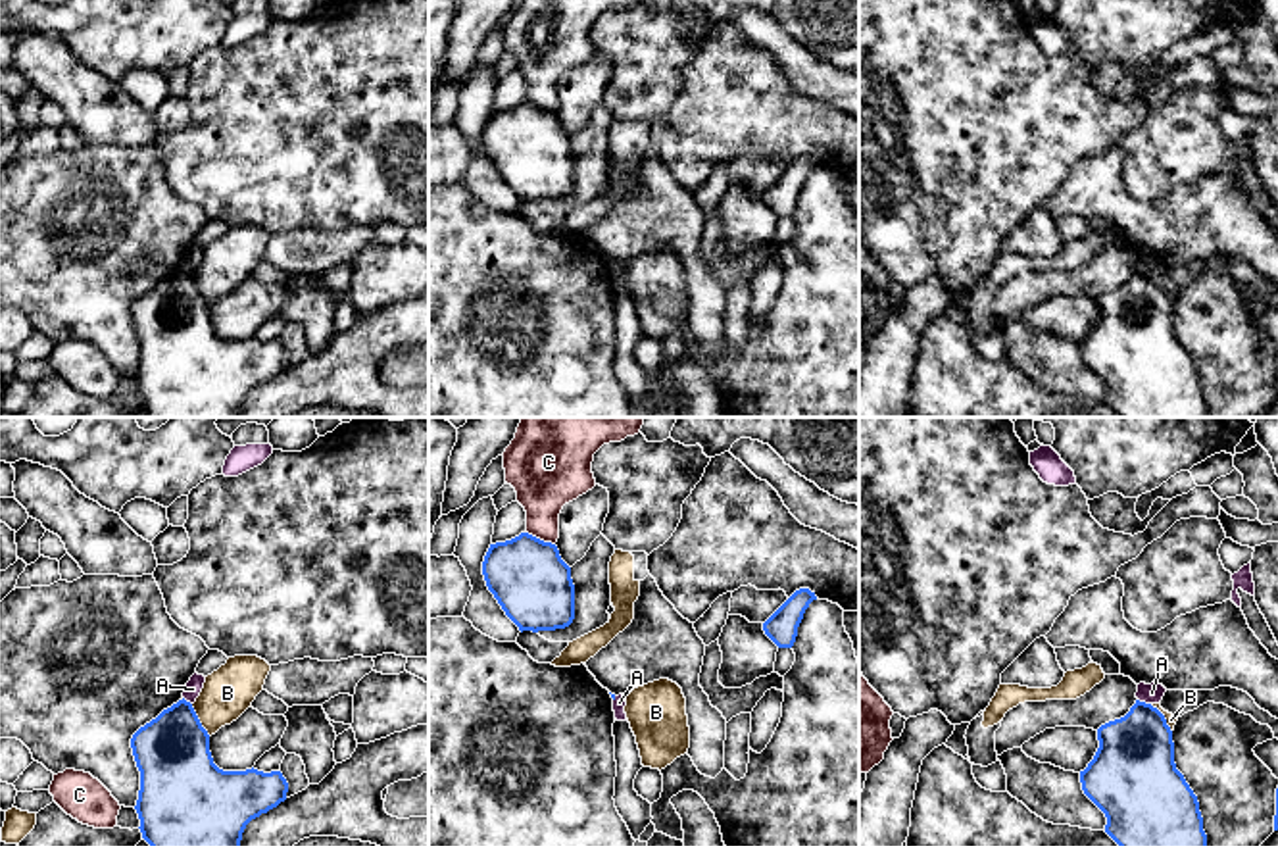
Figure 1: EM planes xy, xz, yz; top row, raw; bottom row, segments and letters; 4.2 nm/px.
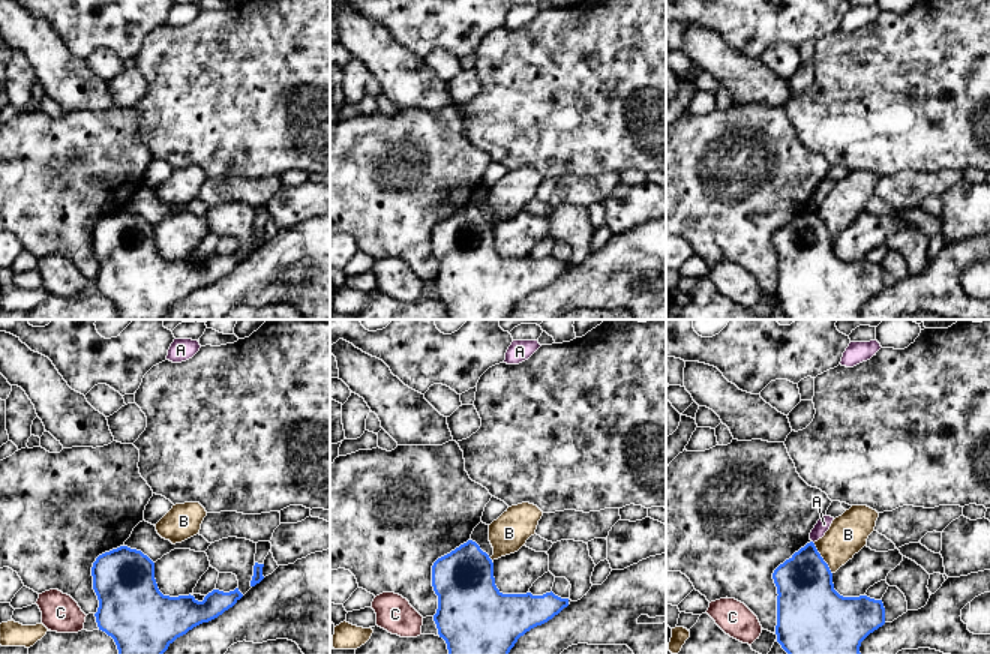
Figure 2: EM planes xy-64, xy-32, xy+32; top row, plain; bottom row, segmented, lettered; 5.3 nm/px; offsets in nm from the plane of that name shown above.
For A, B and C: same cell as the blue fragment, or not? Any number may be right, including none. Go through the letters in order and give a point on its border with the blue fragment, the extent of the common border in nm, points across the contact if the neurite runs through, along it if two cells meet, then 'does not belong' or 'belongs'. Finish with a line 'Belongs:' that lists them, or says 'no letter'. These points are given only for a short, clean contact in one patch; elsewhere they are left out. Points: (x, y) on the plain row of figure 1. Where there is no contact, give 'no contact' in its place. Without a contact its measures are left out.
A: yz (1144, 272) | 60 nm | along yz (1138, 268), (1150, 273) | does not belong
B: xy (198, 289) | 160 nm | does not belong
C: xz (539, 108) | 140 nm | does not belong
Belongs: no letter

